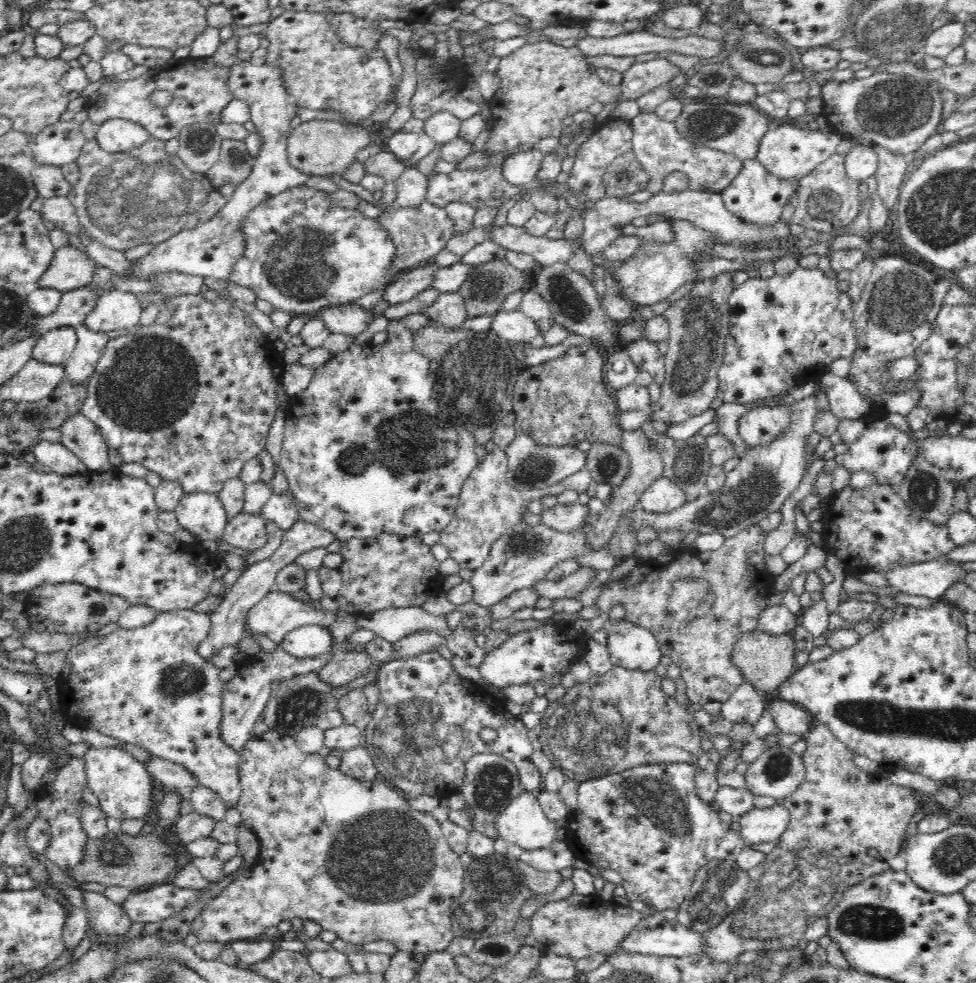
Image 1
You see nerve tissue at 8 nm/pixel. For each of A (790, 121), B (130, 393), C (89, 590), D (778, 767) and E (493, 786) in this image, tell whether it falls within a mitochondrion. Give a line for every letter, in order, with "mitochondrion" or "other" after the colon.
A: other
B: mitochondrion
C: other
D: mitochondrion
E: mitochondrion

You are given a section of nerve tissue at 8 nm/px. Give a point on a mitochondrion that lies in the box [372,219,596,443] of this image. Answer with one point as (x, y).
(476, 374)

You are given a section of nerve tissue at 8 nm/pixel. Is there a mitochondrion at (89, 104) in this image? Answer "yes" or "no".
no

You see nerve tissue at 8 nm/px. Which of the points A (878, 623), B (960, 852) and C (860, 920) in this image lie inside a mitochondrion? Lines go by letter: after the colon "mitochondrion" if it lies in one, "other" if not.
A: other
B: mitochondrion
C: mitochondrion

